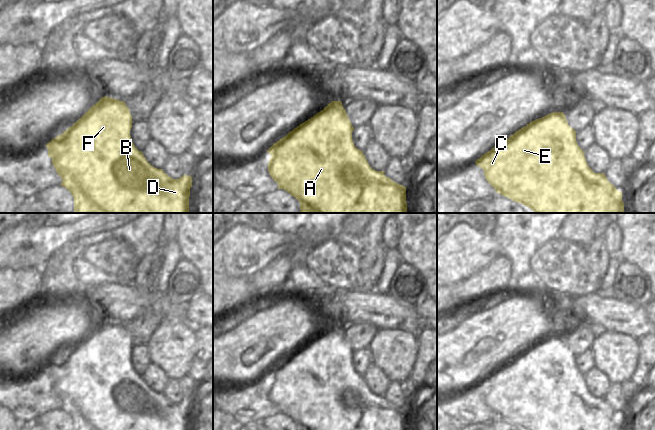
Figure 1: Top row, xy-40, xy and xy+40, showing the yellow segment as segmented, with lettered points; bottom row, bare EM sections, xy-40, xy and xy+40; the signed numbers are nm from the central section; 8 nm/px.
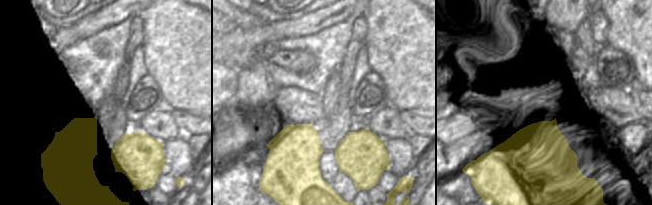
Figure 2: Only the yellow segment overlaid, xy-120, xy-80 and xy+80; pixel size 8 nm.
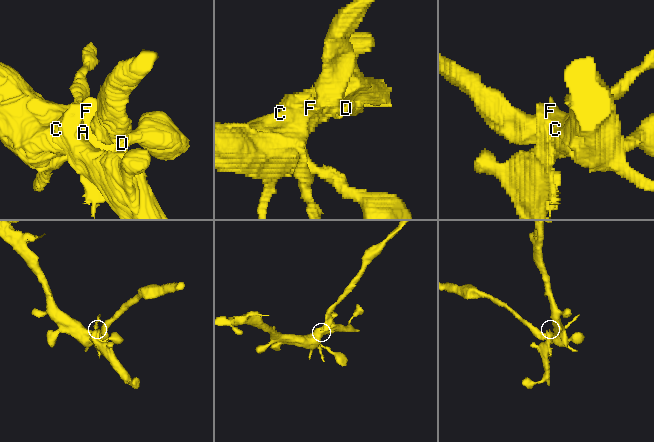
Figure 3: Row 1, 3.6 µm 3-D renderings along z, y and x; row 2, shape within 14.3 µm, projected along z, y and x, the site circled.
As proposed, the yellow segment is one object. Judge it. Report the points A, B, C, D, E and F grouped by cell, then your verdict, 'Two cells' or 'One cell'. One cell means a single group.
Groups: A C D E F / B. Two cells.

